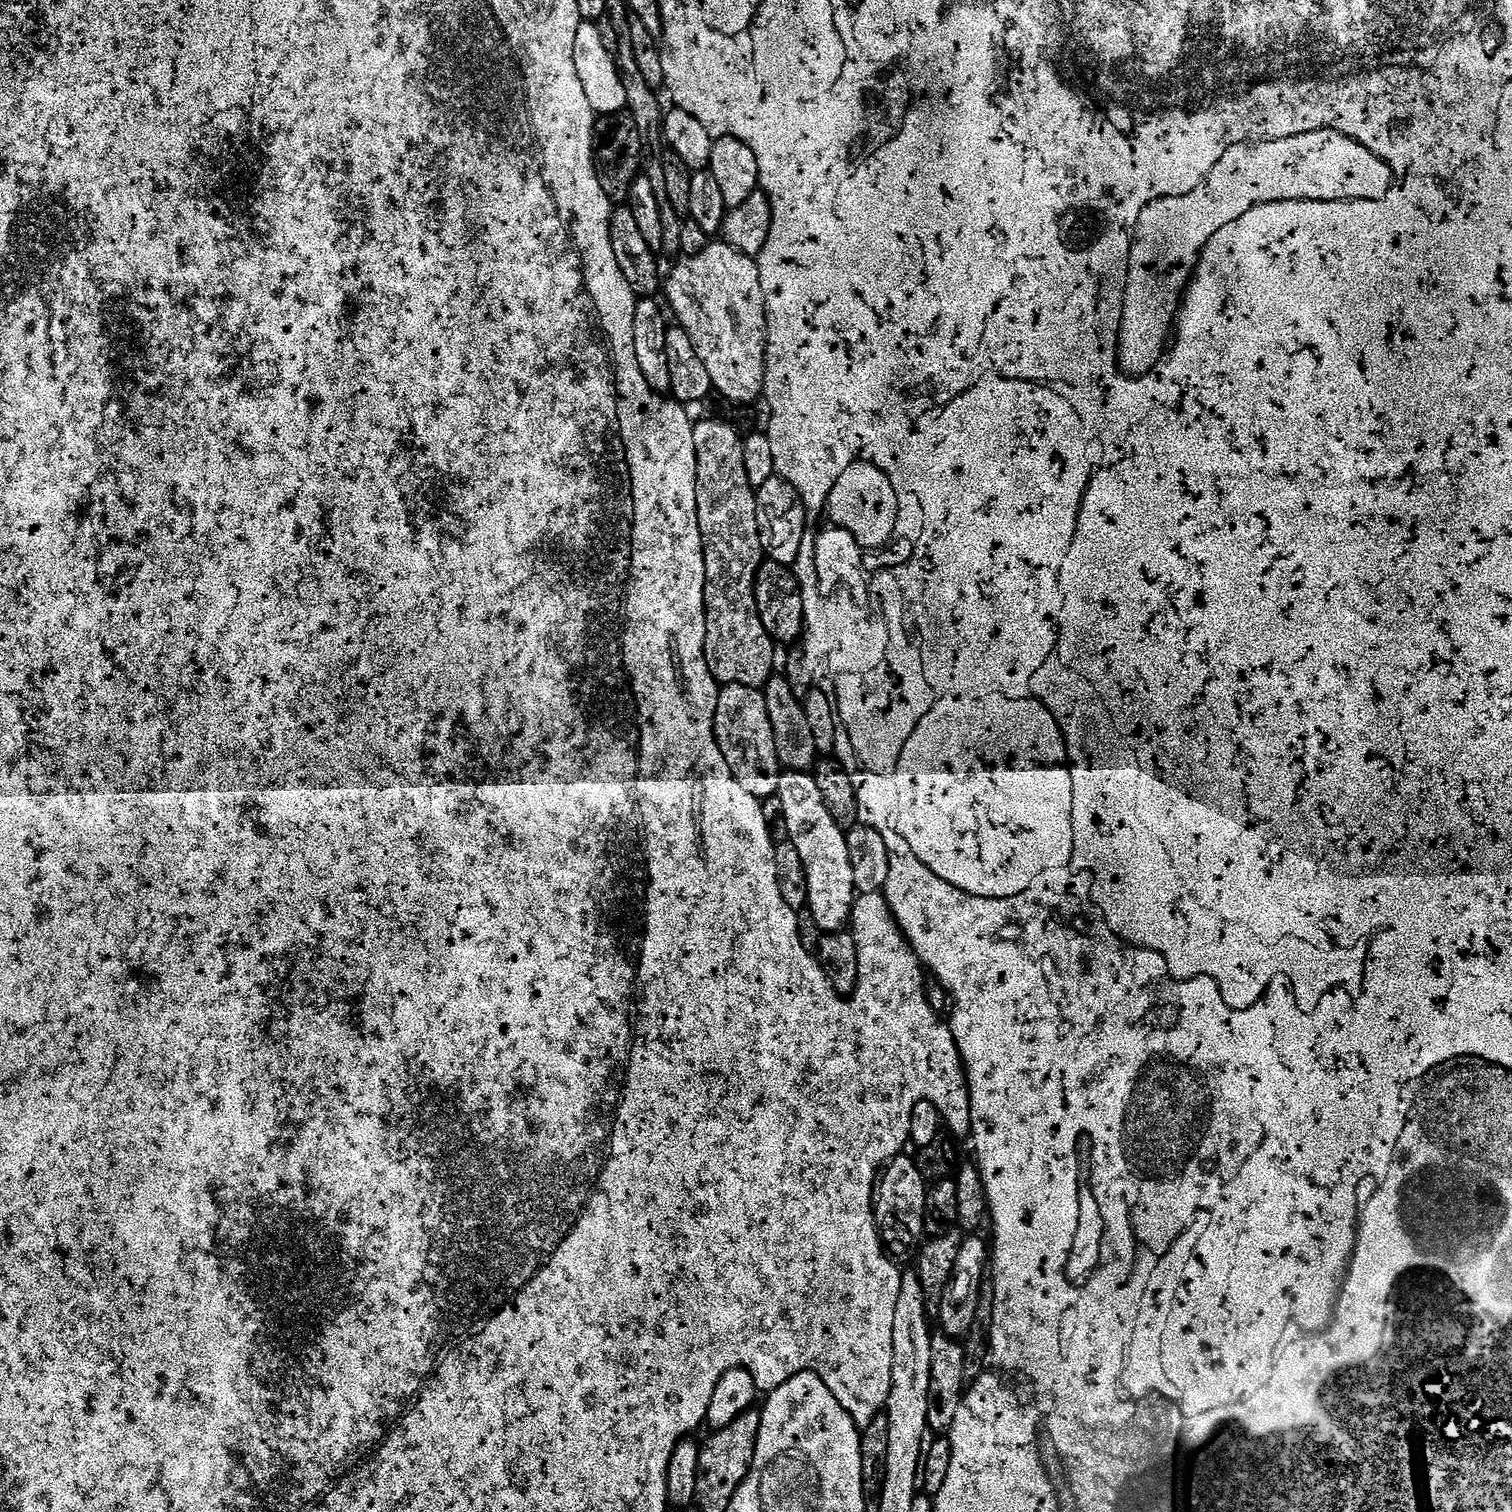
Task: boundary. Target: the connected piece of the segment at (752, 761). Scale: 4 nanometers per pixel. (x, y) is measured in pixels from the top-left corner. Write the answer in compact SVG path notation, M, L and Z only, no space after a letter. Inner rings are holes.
M725 684L721 687L716 707L716 738L742 790L757 798L775 797L779 793L782 761L776 752L774 730L770 726L770 714L766 710L766 698L761 689L745 684Z

